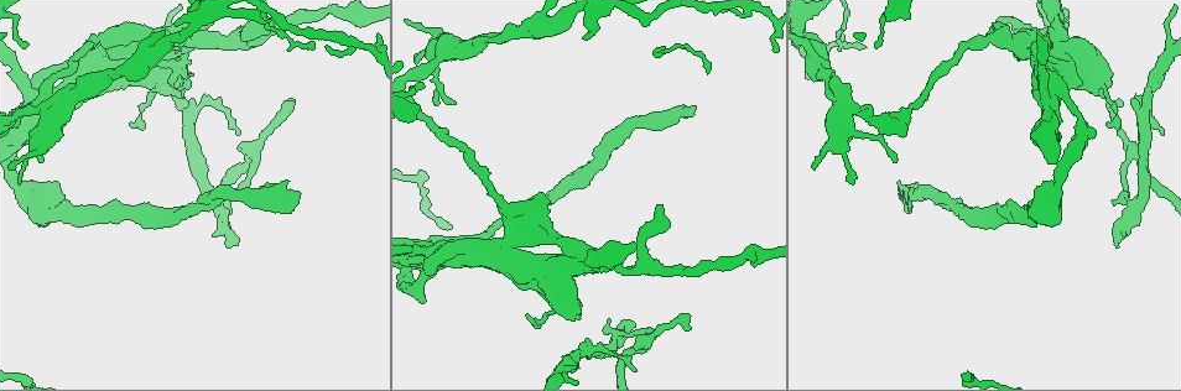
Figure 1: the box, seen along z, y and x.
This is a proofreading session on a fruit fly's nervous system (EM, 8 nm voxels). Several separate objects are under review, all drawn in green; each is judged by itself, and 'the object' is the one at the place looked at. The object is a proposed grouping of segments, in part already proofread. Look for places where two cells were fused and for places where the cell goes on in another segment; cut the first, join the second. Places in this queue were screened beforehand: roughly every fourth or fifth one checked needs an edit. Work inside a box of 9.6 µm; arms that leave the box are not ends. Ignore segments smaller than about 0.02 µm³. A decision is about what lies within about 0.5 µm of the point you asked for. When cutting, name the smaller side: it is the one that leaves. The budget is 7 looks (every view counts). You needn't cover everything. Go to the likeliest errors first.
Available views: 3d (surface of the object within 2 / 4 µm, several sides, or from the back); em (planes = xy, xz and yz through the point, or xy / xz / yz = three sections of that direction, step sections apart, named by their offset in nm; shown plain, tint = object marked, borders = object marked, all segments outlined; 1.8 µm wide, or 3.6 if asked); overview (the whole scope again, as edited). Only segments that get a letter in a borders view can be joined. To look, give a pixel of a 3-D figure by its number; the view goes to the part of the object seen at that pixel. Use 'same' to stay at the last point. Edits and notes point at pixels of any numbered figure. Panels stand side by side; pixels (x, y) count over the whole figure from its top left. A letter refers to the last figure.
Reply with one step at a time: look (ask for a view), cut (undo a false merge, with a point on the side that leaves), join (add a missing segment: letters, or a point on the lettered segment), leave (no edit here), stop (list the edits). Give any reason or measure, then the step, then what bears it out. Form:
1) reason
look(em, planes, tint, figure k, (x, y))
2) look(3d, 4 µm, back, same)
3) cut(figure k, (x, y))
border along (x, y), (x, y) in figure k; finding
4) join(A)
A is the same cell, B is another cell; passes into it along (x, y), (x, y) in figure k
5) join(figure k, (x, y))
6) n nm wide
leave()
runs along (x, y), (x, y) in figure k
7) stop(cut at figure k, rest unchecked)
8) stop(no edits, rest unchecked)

tapers out
look(em, planes, borders, figure 1, (1119, 100))

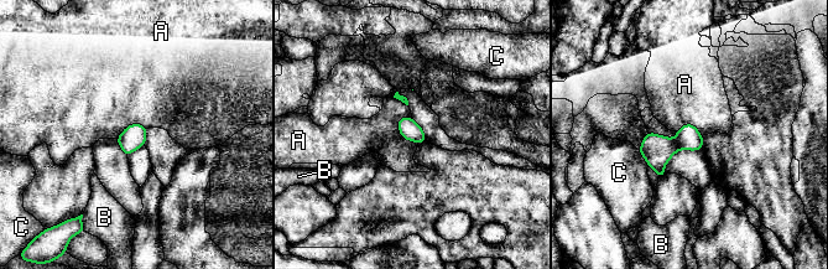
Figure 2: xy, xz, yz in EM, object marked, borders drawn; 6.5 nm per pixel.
130 nm wide
leave()
A, B and C are other cells; border along (400, 117), (399, 133), (417, 144) in figure 2; no lettered segment goes on from it

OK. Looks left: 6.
an open end
look(em, planes, borders, figure 1, (660, 204))

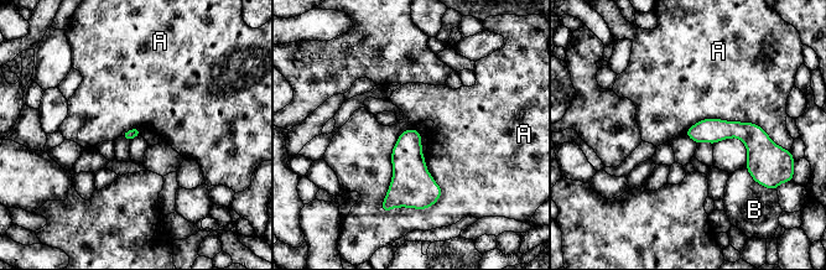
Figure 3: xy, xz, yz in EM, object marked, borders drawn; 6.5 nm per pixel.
leave()
A and B are other cells; border along (415, 128), (391, 151), (384, 212) in figure 3; none of them fits

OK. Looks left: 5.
stop(no edits, rest unchecked)

